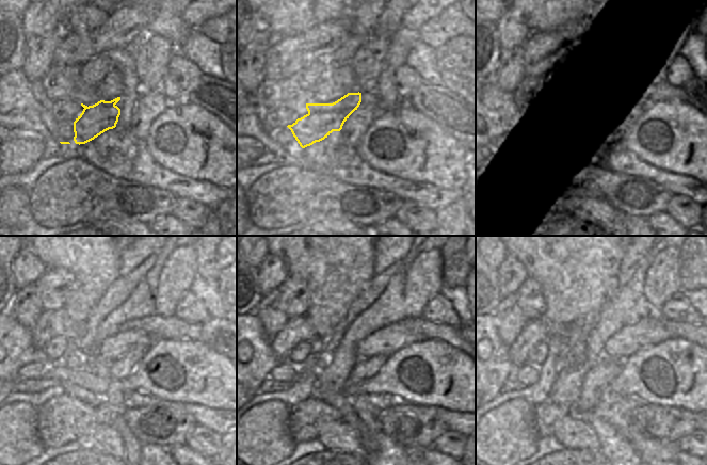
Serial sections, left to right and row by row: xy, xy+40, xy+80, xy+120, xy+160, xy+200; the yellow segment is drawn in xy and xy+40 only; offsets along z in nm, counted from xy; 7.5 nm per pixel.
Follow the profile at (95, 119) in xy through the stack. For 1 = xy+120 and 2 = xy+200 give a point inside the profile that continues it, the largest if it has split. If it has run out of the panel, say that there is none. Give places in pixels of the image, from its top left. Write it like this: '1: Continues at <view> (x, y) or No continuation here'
1: Continues at xy+120 (113, 348)
2: Continues at xy+200 (648, 332).

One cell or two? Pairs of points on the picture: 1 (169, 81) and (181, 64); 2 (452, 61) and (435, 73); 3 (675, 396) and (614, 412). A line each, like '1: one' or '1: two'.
1: two
2: two
3: two

